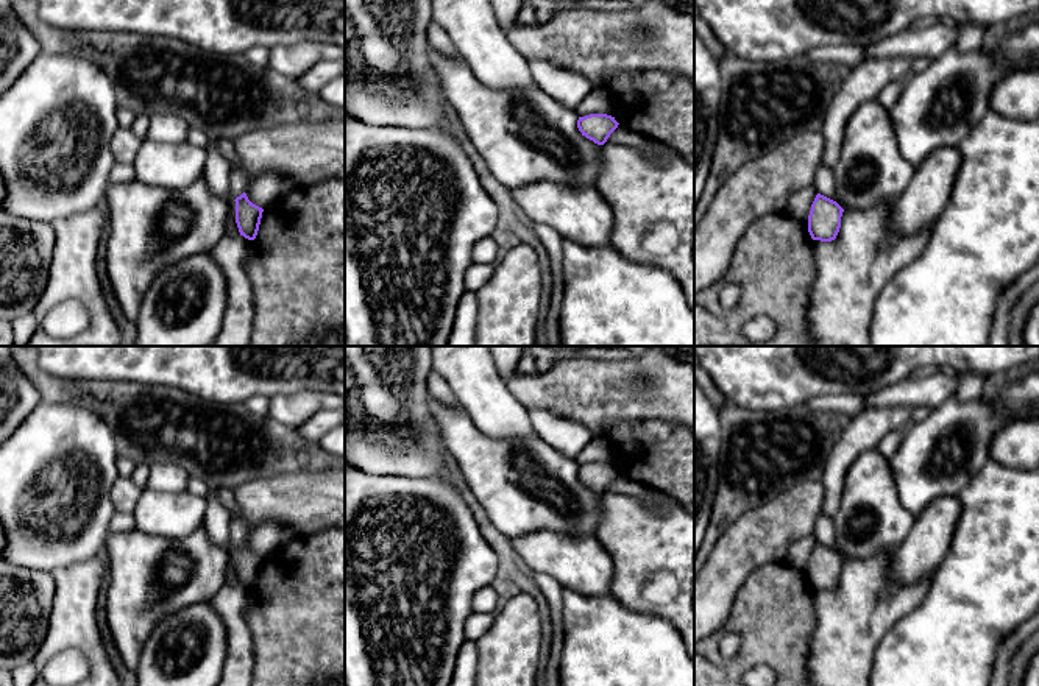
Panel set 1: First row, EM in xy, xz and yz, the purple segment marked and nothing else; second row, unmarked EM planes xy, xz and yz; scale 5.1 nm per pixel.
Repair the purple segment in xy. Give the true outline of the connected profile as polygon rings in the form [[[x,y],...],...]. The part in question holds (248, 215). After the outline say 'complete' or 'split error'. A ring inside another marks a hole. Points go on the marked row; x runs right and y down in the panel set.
[[[345,122],[284,123],[248,131],[234,140],[239,164],[231,167],[231,195],[236,203],[236,223],[240,235],[254,240],[264,209],[253,204],[245,190],[265,172],[275,172],[292,179],[298,187],[328,179],[345,181]]]; split error

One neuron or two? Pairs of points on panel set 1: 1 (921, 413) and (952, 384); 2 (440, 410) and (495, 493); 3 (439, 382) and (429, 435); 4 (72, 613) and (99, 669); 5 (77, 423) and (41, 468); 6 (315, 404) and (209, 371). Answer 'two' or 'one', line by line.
1: two
2: one
3: two
4: one
5: one
6: two

